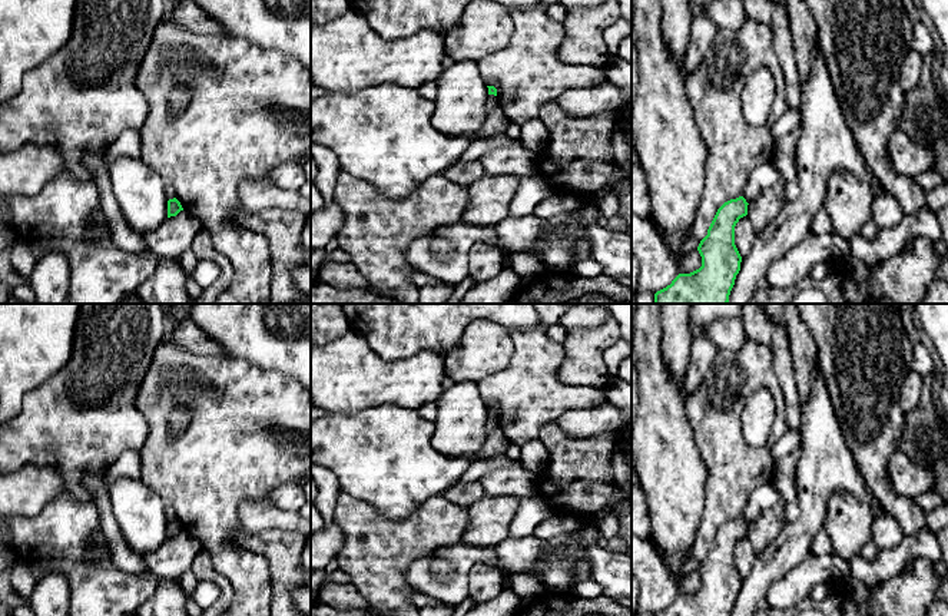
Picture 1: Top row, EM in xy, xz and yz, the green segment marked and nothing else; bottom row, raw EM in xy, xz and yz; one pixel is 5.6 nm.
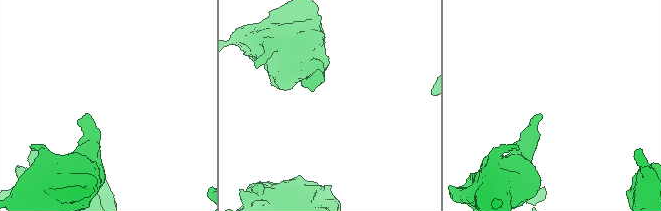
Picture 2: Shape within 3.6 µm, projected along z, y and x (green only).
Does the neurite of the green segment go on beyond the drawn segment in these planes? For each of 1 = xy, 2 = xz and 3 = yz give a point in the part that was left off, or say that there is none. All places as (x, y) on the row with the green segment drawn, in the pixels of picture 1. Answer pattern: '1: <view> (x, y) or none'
1: none
2: none
3: none

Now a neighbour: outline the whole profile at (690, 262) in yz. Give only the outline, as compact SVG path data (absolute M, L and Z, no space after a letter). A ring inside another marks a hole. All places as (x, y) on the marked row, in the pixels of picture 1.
M697 249L686 255L682 262L680 268L683 274L690 274L702 266L702 256Z

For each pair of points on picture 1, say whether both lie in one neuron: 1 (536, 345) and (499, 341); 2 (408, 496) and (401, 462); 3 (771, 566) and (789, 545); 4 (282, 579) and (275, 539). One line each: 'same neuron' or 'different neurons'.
1: different neurons
2: same neuron
3: same neuron
4: same neuron

